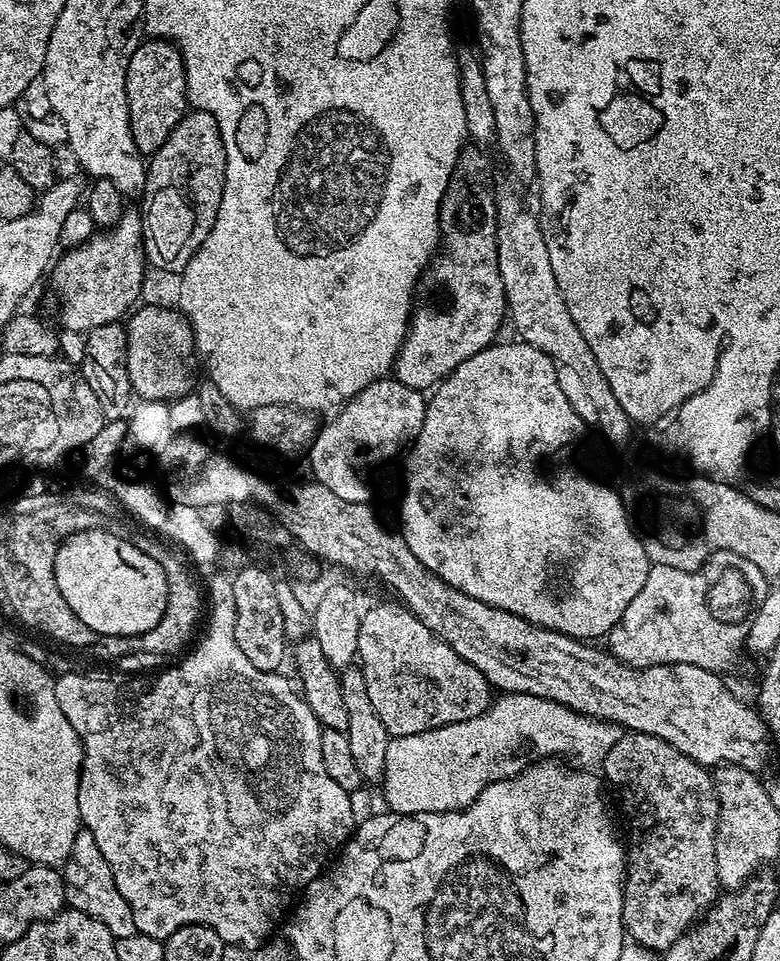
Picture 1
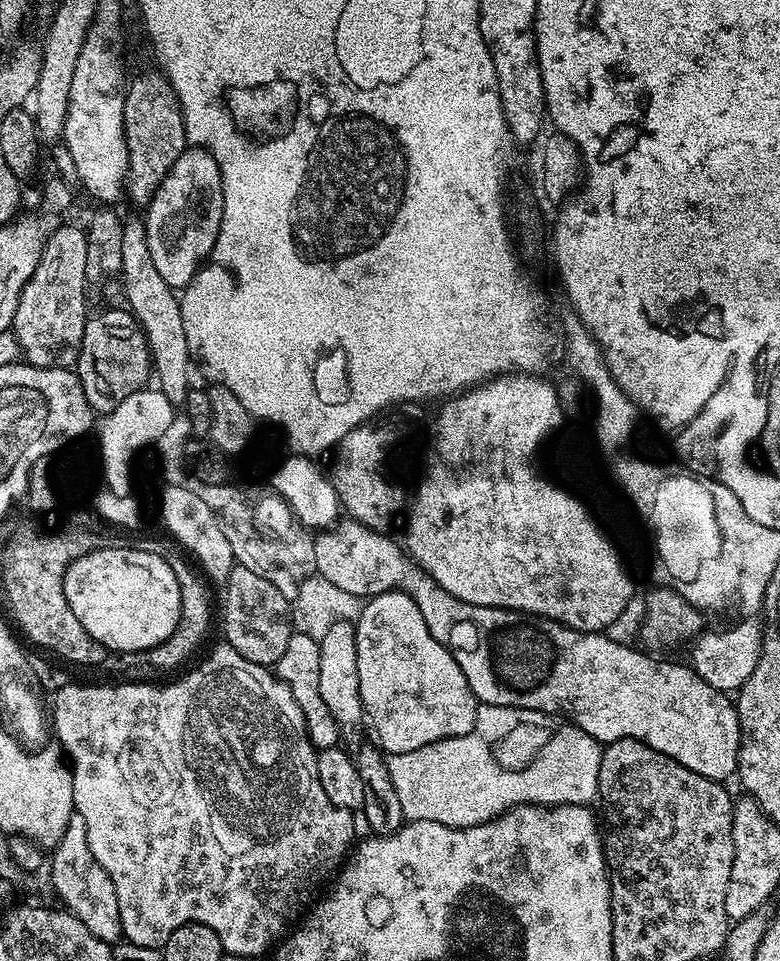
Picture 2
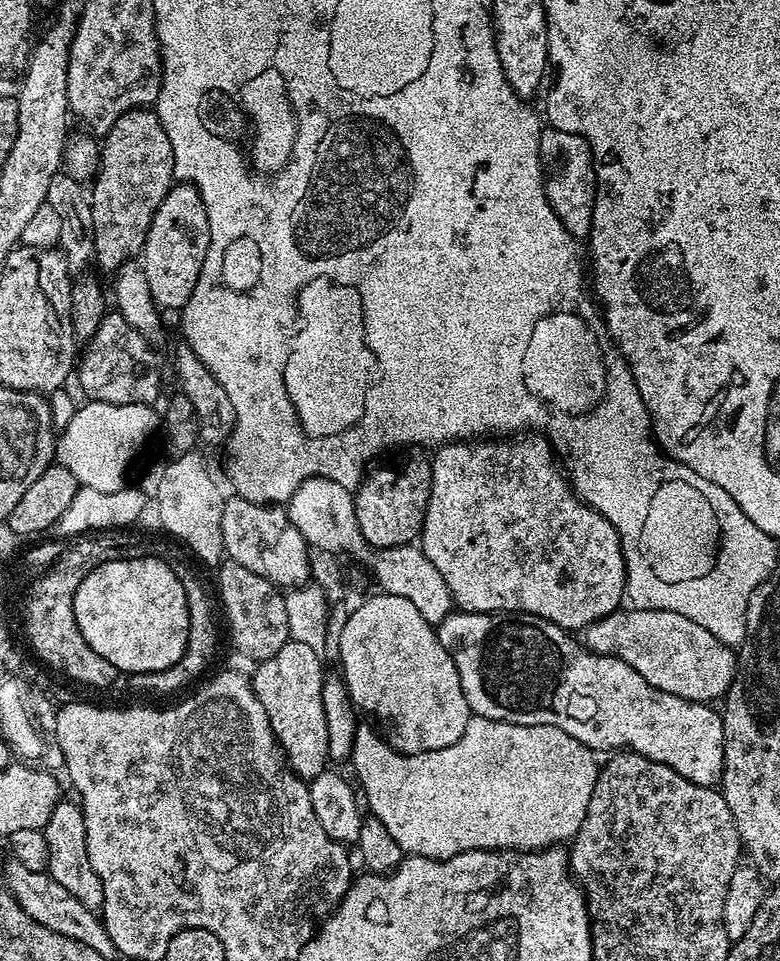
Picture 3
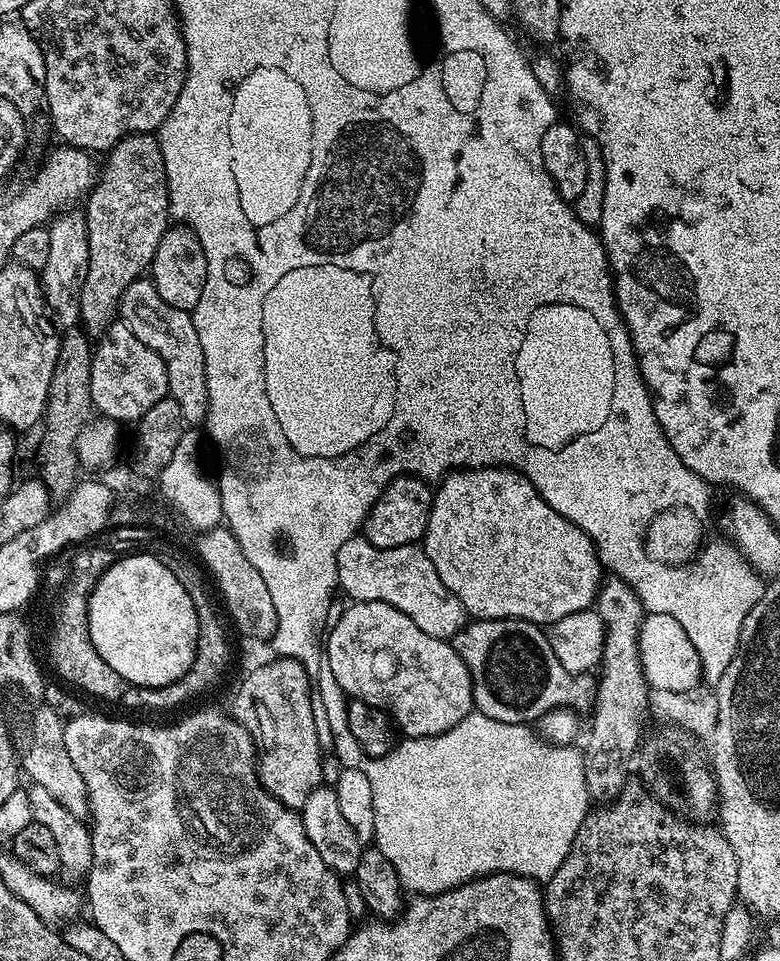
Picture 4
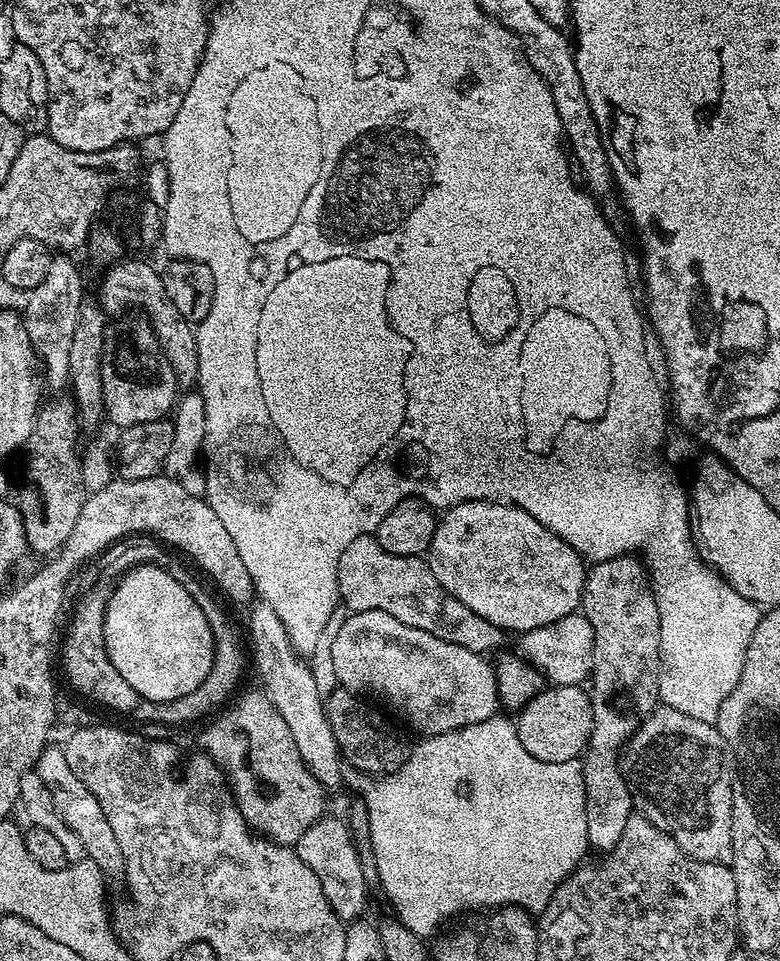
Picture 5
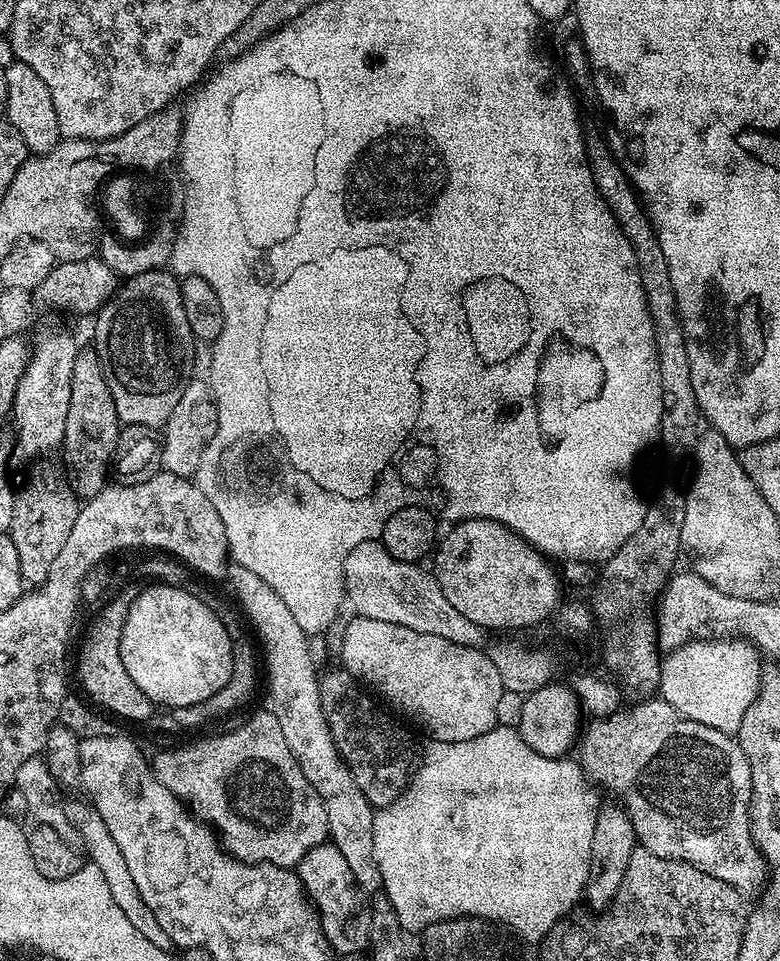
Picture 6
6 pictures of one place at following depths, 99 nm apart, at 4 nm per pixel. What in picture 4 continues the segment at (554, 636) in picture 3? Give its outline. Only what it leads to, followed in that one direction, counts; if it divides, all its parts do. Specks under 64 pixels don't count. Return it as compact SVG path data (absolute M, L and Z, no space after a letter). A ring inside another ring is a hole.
M473 619L454 637L454 647L472 675L472 703L475 711L486 714L486 718L494 718L498 722L531 725L556 708L571 706L581 710L580 708L587 709L593 703L597 681L591 675L574 675L570 670L566 670L555 656L549 633L541 625L532 624L528 620Z

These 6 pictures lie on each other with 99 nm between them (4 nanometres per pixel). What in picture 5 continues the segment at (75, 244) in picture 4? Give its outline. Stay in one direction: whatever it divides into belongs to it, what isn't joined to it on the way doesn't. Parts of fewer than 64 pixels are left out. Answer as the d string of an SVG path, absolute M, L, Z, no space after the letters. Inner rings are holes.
M68 254L53 255L50 262L50 270L38 286L34 286L27 293L28 301L22 307L22 319L24 328L28 331L28 337L32 343L32 348L36 352L39 363L42 365L42 376L52 388L60 388L69 383L68 367L70 366L70 346L74 343L74 326L78 326L78 310L81 304L85 303L84 286L80 282L80 272L76 269L73 257Z

